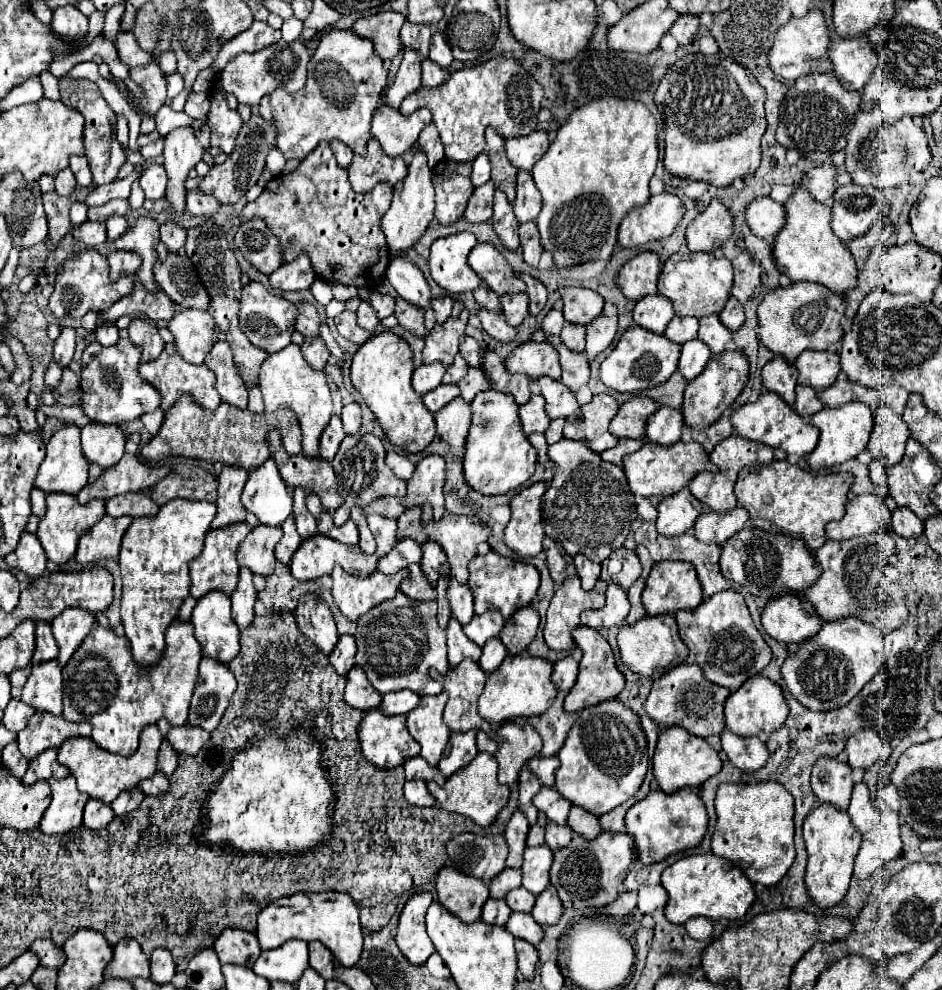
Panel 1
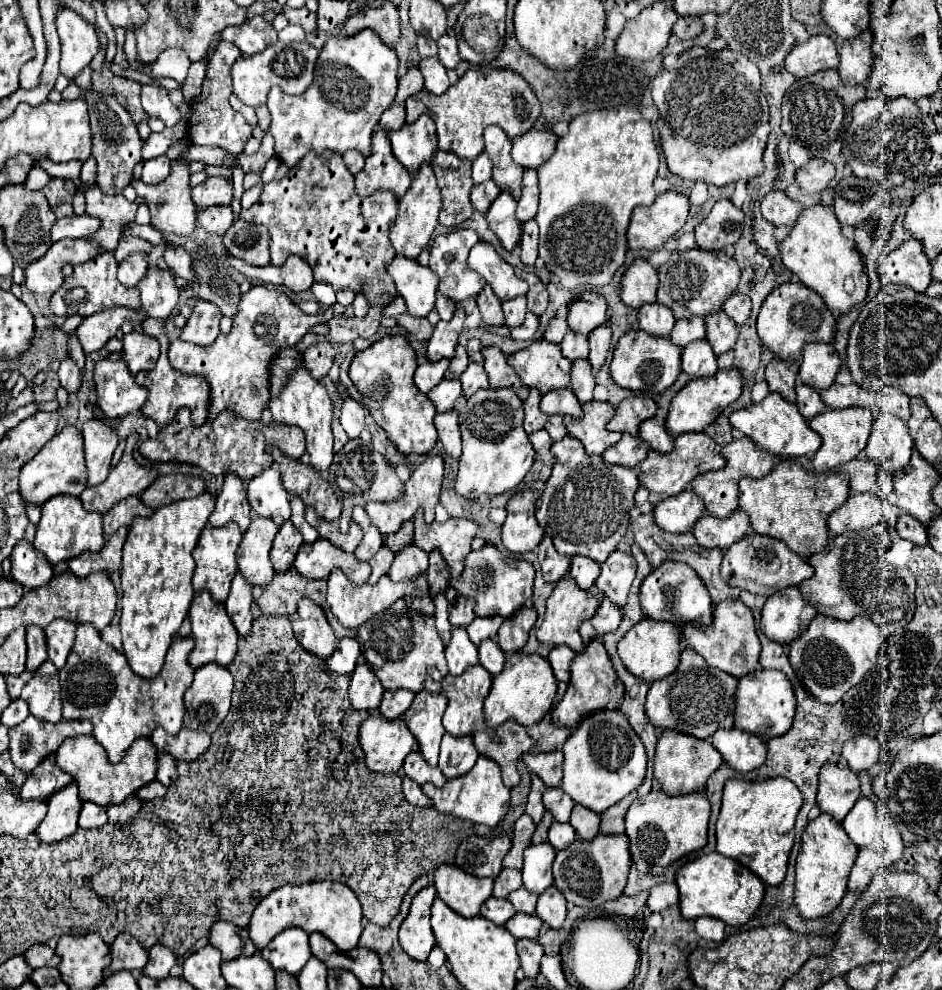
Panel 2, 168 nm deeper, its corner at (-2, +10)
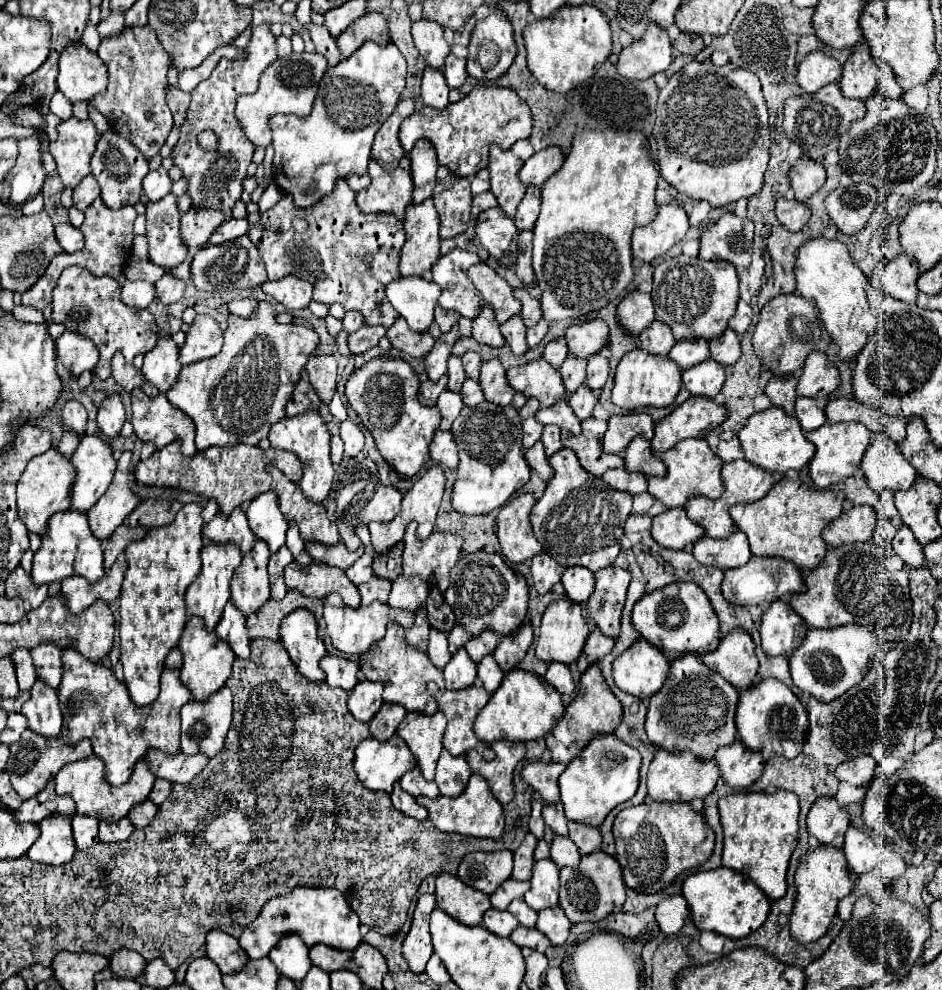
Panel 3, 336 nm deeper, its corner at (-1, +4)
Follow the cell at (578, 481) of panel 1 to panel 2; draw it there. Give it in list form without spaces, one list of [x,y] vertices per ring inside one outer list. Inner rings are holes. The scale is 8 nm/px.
[[[568,434],[552,444],[552,454],[556,464],[546,482],[546,490],[538,500],[536,518],[544,532],[554,540],[556,550],[572,556],[570,576],[582,590],[588,590],[598,578],[598,562],[604,562],[608,554],[616,550],[630,526],[630,510],[634,508],[634,494],[640,486],[638,476],[634,468],[606,464],[602,456],[588,456],[582,444]]]

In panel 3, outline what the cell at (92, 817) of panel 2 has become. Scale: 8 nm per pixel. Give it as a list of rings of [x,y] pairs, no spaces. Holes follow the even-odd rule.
[[[75,816],[71,824],[73,824],[73,836],[75,836],[77,850],[87,850],[99,842],[97,838],[99,820],[91,816]]]

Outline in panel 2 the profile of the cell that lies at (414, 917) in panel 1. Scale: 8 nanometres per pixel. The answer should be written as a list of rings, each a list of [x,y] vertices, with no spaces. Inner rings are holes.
[[[426,886],[422,888],[412,904],[406,920],[400,926],[400,944],[406,950],[406,954],[414,960],[426,960],[430,950],[436,946],[434,934],[430,928],[430,906],[436,898],[436,888]]]

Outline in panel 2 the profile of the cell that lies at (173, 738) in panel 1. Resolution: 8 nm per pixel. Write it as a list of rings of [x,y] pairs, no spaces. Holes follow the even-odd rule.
[[[156,728],[150,740],[158,750],[166,750],[176,760],[188,760],[188,762],[196,760],[210,746],[208,732],[194,732],[188,728],[182,728],[176,736],[170,736],[164,728]]]

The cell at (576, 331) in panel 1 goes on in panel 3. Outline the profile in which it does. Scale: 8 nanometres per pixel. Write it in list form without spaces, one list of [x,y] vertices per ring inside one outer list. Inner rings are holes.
[[[569,356],[563,366],[561,366],[561,378],[563,378],[563,386],[567,390],[567,394],[573,394],[583,382],[585,382],[585,360],[573,358]]]

